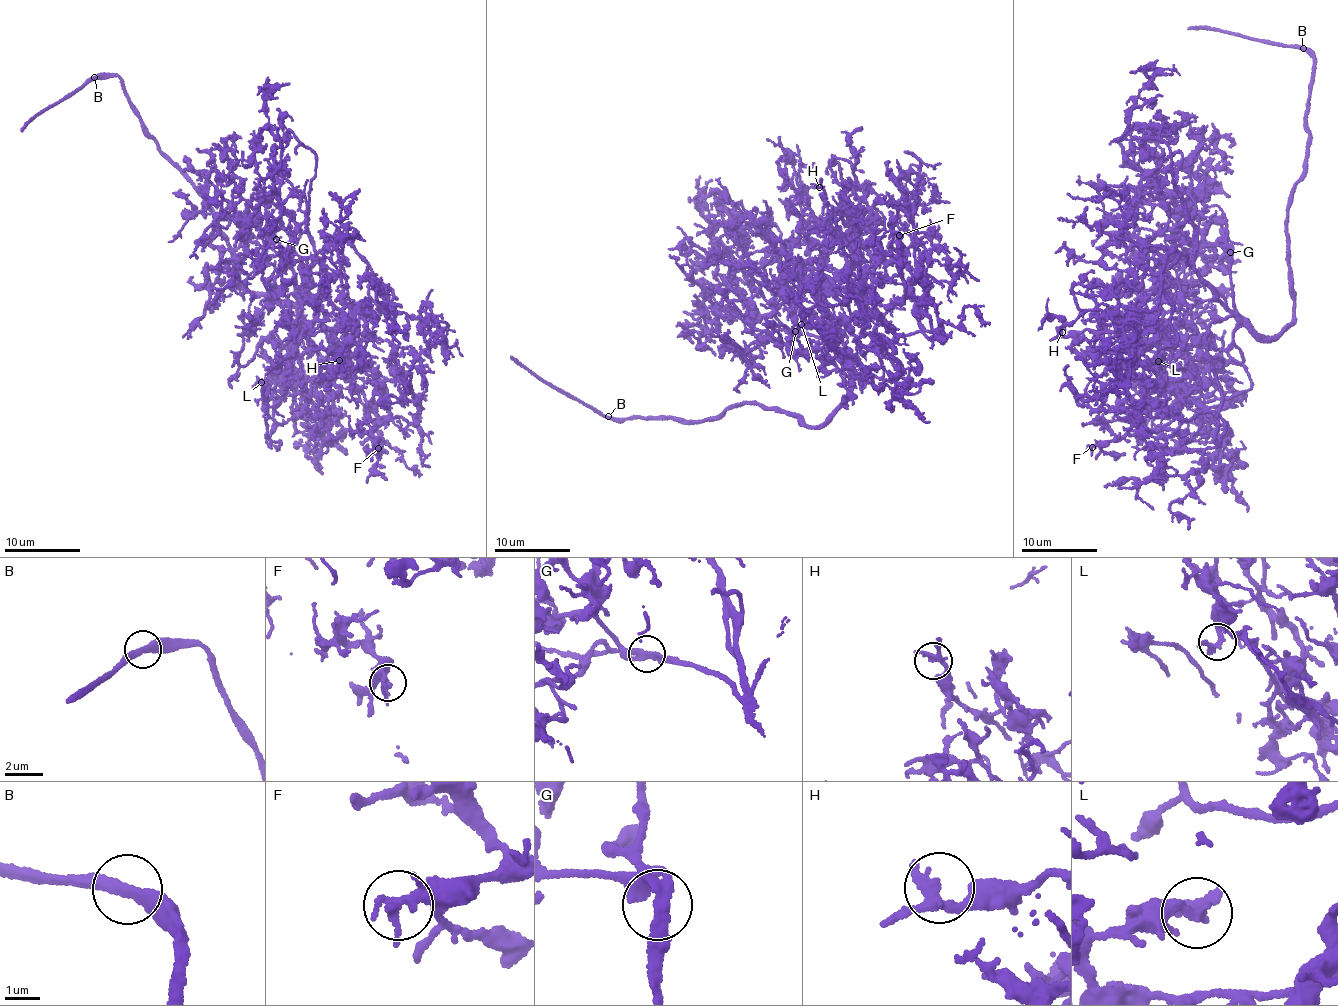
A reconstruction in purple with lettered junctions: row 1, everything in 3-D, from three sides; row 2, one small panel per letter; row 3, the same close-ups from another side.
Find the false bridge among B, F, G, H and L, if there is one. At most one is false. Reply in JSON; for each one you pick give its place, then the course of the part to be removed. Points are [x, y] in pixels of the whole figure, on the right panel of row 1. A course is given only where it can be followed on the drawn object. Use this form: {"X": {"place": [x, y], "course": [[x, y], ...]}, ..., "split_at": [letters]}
{"split_at": []}

